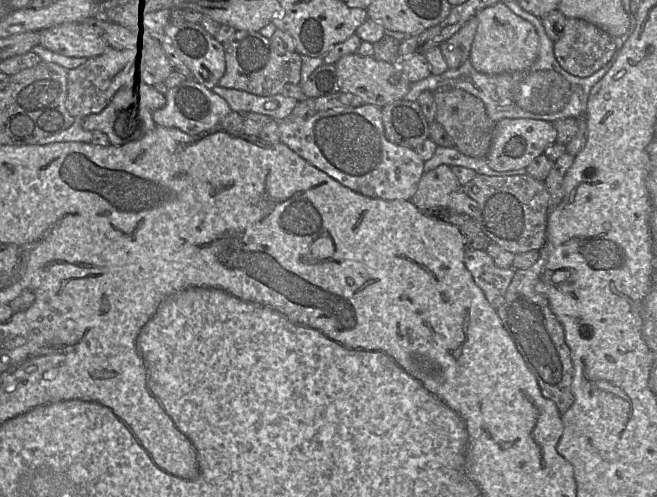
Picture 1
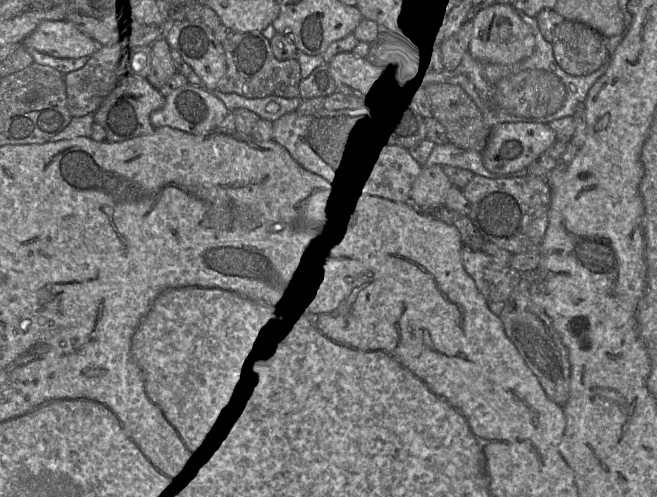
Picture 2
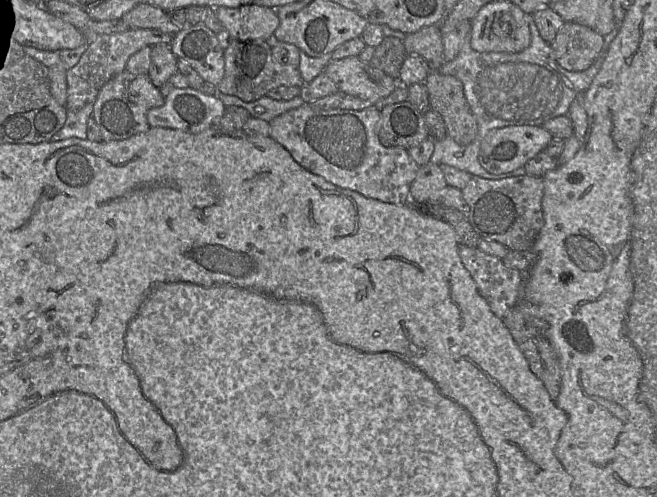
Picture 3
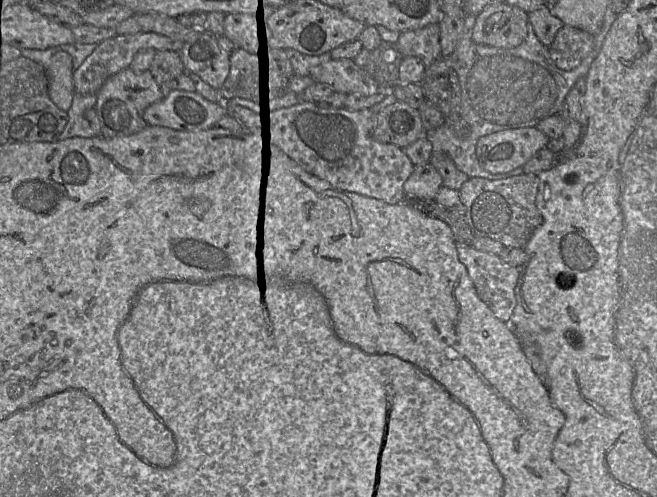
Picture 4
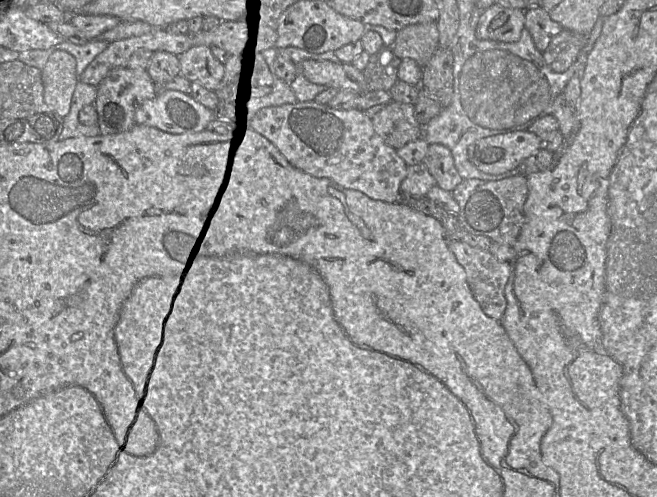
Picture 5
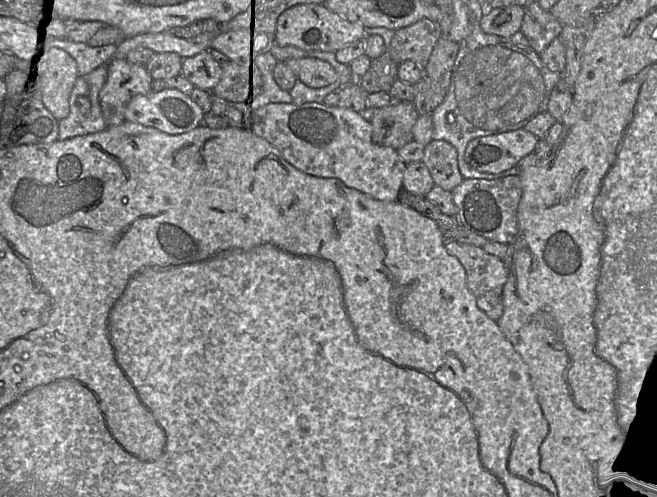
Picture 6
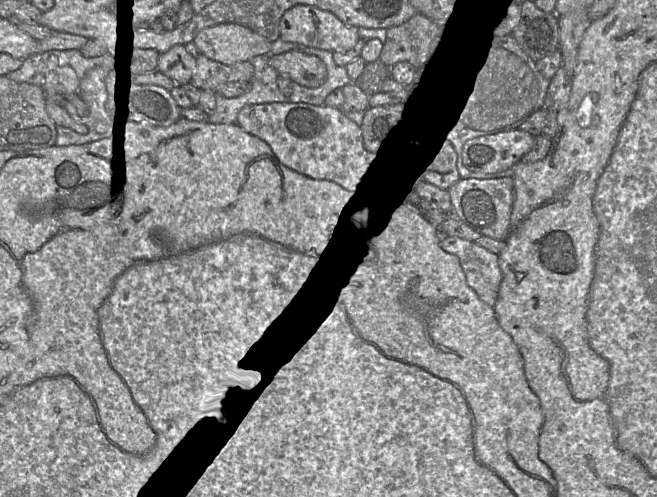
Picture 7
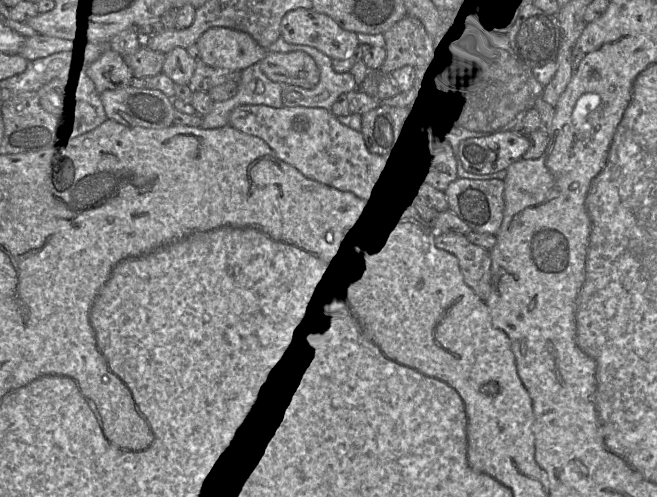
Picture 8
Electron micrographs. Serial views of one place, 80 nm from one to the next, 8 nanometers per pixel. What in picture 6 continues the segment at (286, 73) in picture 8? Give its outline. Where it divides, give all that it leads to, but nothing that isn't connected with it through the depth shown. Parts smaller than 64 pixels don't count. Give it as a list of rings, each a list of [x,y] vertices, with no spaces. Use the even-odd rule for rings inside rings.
[[[314,57],[290,58],[283,61],[296,78],[310,88],[321,88],[337,81],[339,75],[326,61]]]

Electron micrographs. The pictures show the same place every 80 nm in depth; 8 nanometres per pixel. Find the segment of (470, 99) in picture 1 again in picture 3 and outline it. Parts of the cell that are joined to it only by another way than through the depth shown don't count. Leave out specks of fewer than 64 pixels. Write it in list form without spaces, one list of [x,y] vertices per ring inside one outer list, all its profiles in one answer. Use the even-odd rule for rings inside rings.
[[[431,71],[424,84],[428,91],[430,109],[442,117],[447,135],[460,145],[470,144],[477,136],[478,125],[464,95],[462,82],[454,76],[444,75],[439,71]]]

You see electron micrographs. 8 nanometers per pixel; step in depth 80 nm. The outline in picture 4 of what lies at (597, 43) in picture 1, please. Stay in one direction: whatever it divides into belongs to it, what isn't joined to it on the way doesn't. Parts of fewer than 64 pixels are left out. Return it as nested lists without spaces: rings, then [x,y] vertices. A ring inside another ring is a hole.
[[[564,24],[548,50],[559,69],[571,71],[581,64],[593,48],[594,35]]]

